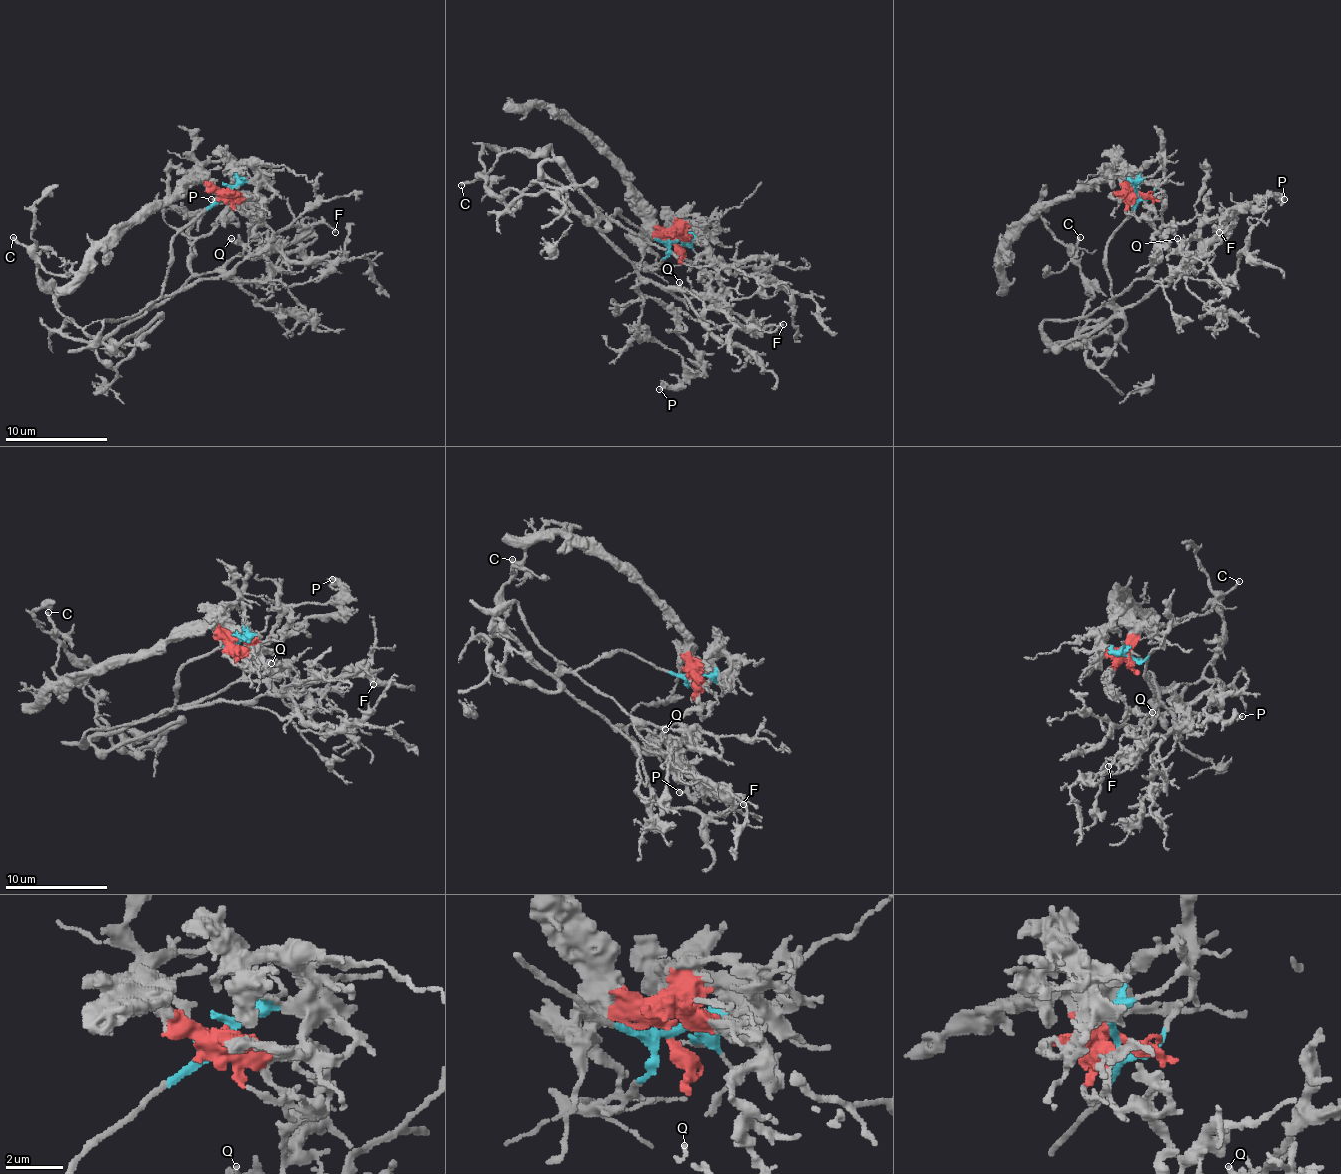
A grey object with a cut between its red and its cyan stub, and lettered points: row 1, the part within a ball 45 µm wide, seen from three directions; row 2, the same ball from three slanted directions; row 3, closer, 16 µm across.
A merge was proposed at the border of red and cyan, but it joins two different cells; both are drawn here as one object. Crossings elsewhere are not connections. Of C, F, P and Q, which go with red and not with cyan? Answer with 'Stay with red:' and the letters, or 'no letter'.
Stay with red: no letter

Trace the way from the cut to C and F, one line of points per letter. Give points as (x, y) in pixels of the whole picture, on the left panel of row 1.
C: (226, 192), (172, 243), (164, 291), (105, 337), (88, 335), (59, 309), (36, 273), (34, 256), (13, 238)
F: (226, 192), (172, 243), (164, 296), (221, 276), (261, 281), (315, 225), (336, 233)

